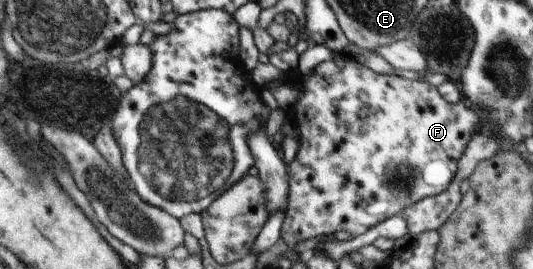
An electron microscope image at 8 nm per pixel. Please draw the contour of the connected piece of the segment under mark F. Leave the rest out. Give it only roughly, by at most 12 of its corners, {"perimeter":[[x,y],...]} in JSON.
{"perimeter":[[344,55],[298,88],[279,237],[352,236],[445,192],[480,128]]}

